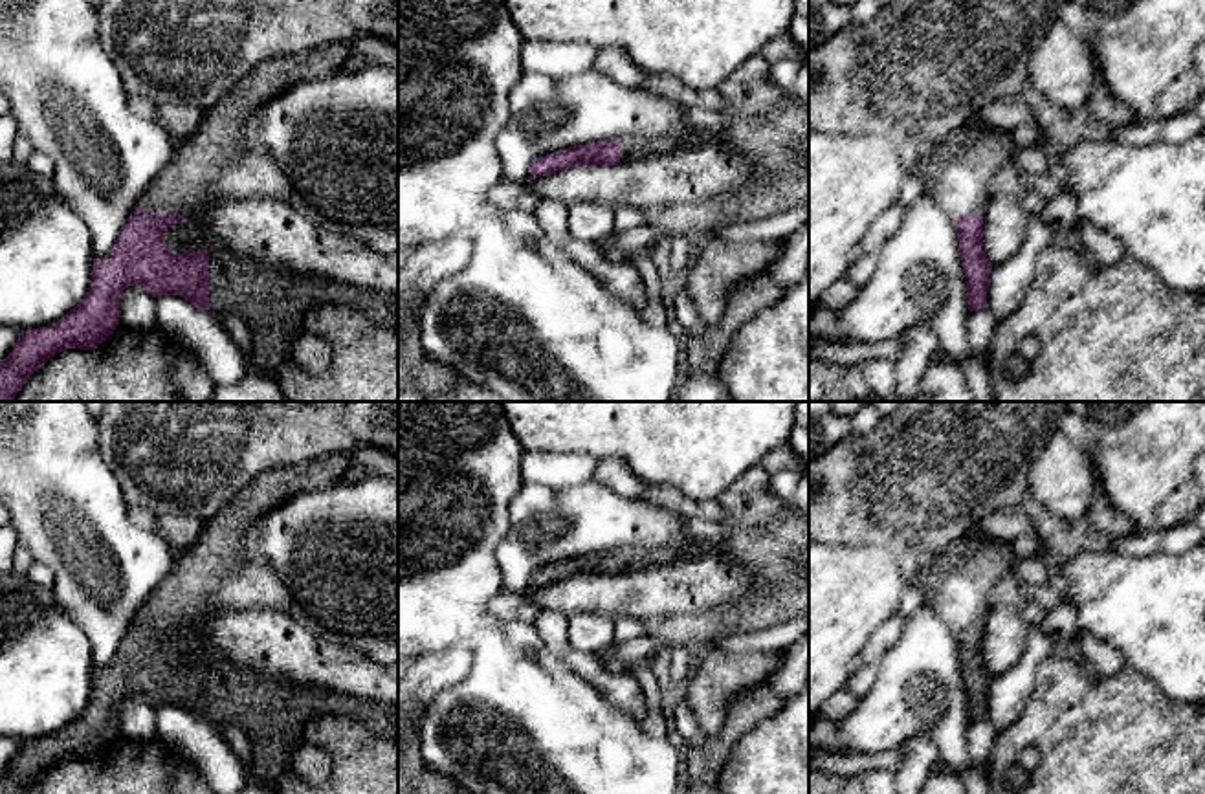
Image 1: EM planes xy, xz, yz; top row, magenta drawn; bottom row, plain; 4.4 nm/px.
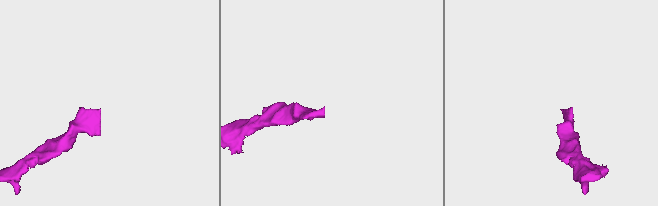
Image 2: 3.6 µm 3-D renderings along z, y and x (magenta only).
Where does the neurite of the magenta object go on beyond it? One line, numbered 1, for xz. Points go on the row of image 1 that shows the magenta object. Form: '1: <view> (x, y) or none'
1: xz (631, 147)

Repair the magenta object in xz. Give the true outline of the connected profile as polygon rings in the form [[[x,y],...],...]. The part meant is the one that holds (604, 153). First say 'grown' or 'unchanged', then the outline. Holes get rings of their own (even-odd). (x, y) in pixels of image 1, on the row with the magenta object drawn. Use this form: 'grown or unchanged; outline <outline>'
grown; outline [[[625,136],[620,139],[574,145],[565,150],[554,150],[547,156],[536,158],[530,163],[530,178],[550,176],[572,165],[618,165],[627,161],[638,161],[644,158],[671,154],[688,145],[690,141],[686,139],[640,136]]]

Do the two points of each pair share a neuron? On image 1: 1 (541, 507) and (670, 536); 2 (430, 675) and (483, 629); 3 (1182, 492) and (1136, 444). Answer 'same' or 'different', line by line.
1: same
2: different
3: same

